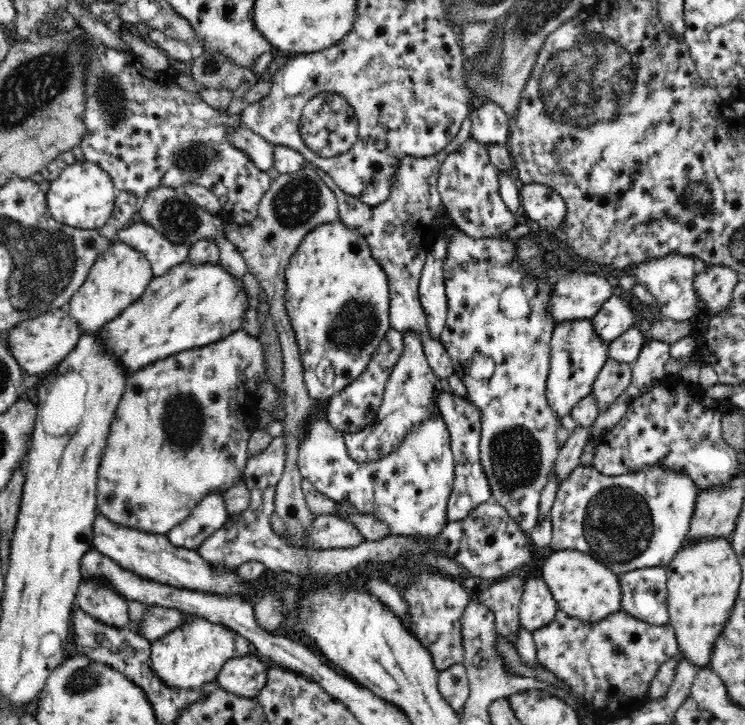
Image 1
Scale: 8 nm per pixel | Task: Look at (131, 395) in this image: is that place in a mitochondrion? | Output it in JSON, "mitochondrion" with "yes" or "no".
{"mitochondrion":"no"}

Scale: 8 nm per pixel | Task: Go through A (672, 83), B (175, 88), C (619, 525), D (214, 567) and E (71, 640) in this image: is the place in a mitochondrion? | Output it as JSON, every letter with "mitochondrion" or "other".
{"A":"other","B":"other","C":"mitochondrion","D":"other","E":"other"}

